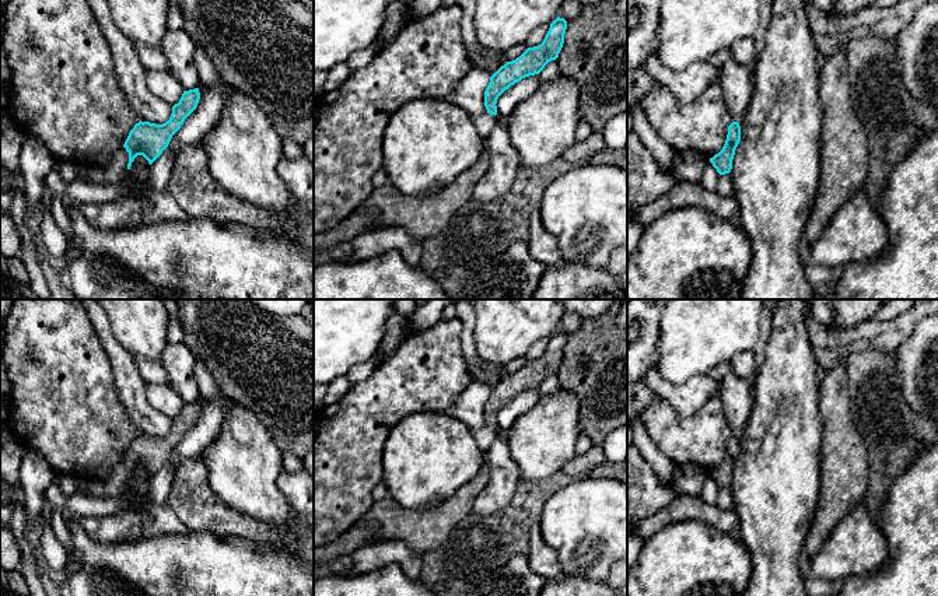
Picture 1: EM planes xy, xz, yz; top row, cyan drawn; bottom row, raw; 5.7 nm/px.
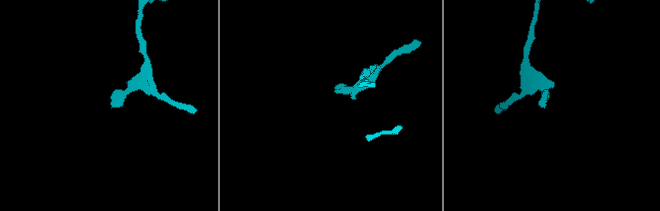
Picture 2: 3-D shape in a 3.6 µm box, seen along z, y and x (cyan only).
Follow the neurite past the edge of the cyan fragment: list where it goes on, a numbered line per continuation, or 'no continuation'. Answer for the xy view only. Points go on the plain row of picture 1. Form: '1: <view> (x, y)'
1: xy (115, 483)

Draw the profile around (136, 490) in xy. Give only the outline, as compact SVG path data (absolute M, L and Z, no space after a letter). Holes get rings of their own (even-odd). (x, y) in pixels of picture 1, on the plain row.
M137 469L132 476L127 488L123 491L123 495L133 502L140 502L150 487L150 477L143 469Z

